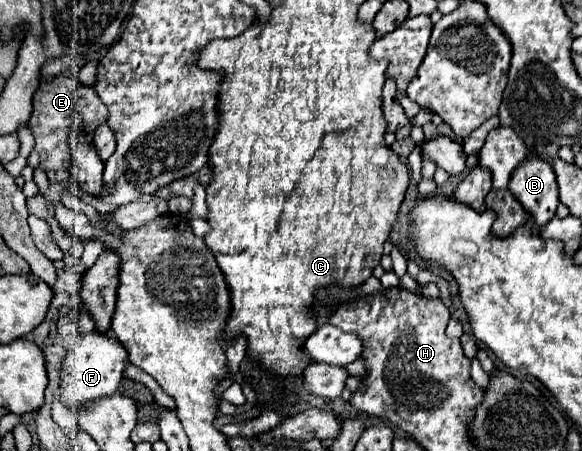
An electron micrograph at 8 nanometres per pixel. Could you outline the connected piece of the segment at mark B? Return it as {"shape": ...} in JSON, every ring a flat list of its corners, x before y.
{"shape":[[528,155,528,159,524,159,524,163,512,173,508,189,532,215,538,227,554,217,560,201,556,175,548,161,538,155]]}

